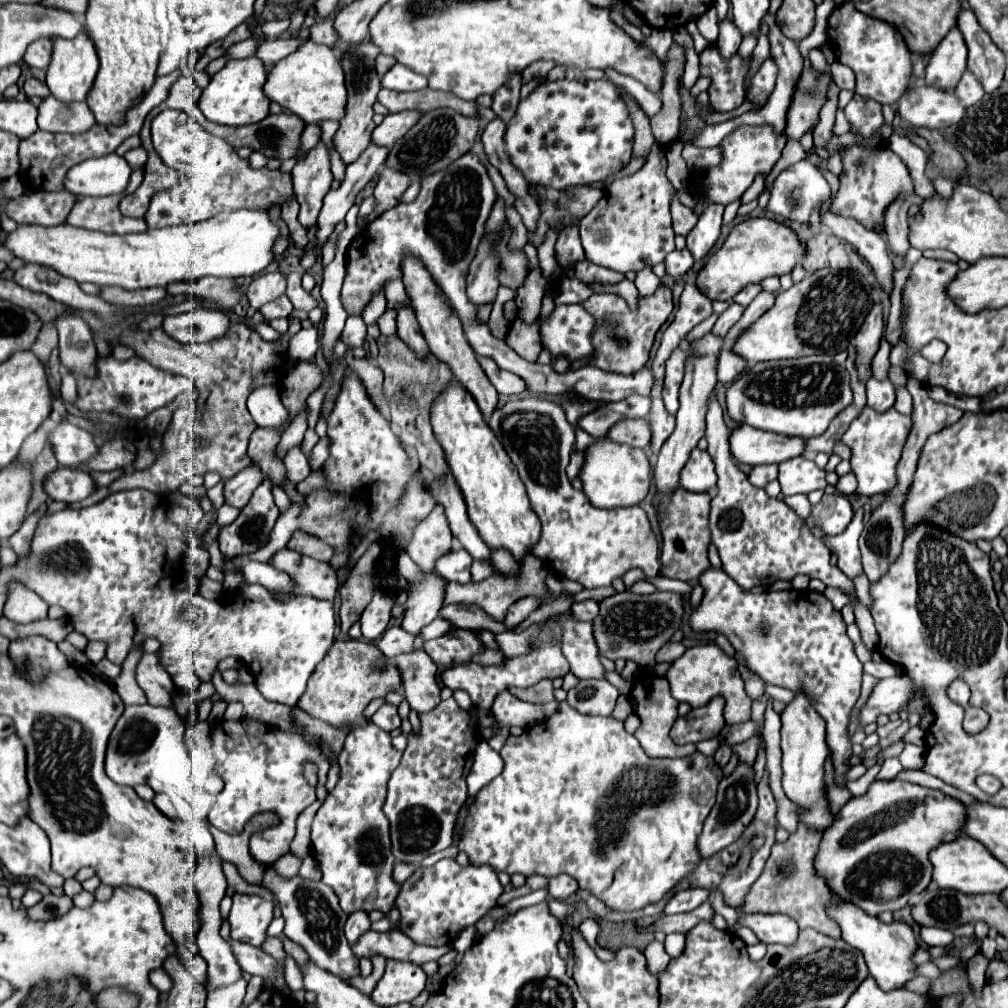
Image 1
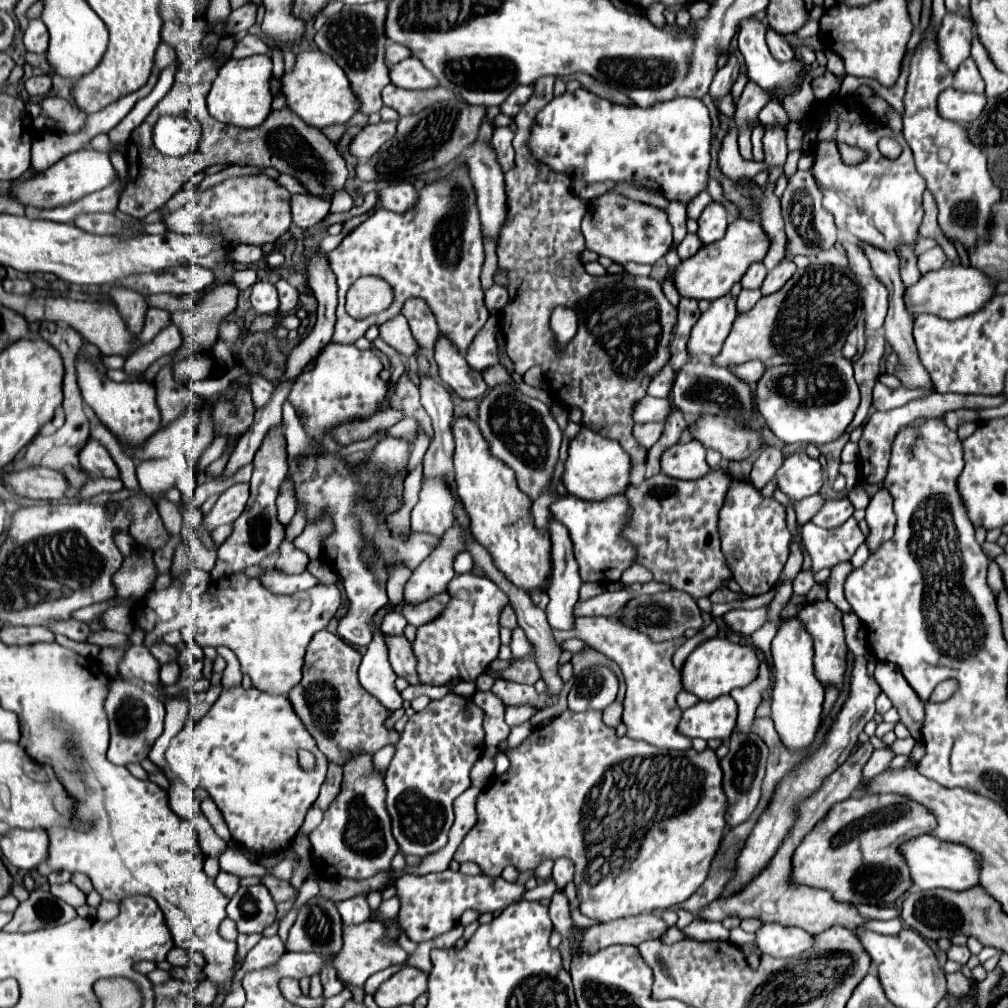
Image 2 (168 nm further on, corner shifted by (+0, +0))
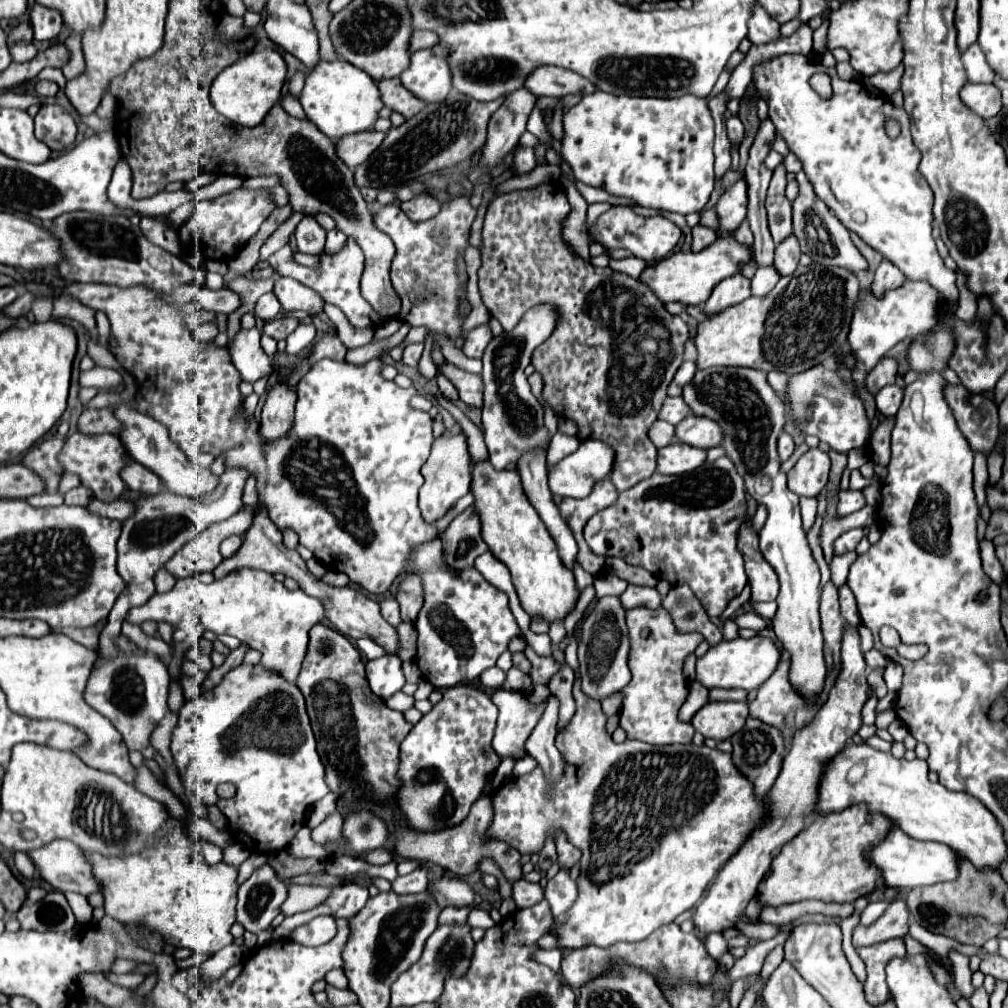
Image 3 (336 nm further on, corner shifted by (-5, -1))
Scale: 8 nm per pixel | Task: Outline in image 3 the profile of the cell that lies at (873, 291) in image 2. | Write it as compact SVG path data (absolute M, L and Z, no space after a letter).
M883 260L875 270L871 290L875 296L881 296L887 290L899 288L903 282L905 282L905 274L901 274L901 270L897 270L897 266L893 266L889 260Z

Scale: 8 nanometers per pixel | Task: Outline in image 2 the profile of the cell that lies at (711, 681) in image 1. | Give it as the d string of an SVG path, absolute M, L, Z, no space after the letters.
M714 637L700 643L686 659L682 667L682 685L684 691L696 695L700 701L714 701L720 695L728 695L736 687L746 687L754 681L760 659L756 657L750 645L736 645L728 639Z

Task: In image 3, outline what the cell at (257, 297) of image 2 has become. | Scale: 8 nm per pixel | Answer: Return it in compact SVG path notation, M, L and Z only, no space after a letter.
M267 292L267 294L263 294L257 300L253 312L255 312L257 318L261 318L263 322L267 322L267 320L277 318L277 314L281 312L281 304L279 304L279 300L277 300L277 296L273 292Z

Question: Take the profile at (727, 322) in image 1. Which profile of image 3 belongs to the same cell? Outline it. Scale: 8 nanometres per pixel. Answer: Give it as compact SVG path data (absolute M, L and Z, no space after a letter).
M761 266L761 268L757 268L757 272L751 280L751 292L755 296L765 296L775 288L779 278L781 278L781 274L777 274L775 266Z

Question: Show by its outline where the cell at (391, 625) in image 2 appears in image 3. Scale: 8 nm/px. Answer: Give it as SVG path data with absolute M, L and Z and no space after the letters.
M383 598L379 600L379 606L381 606L381 614L383 618L391 624L391 626L397 626L401 622L401 616L399 616L399 604L395 598Z

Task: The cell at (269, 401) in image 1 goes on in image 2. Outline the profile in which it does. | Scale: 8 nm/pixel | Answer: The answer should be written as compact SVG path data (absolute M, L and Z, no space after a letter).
M254 375L250 381L250 391L252 391L252 401L256 409L262 409L268 405L268 401L274 395L274 383L264 379L262 375Z

